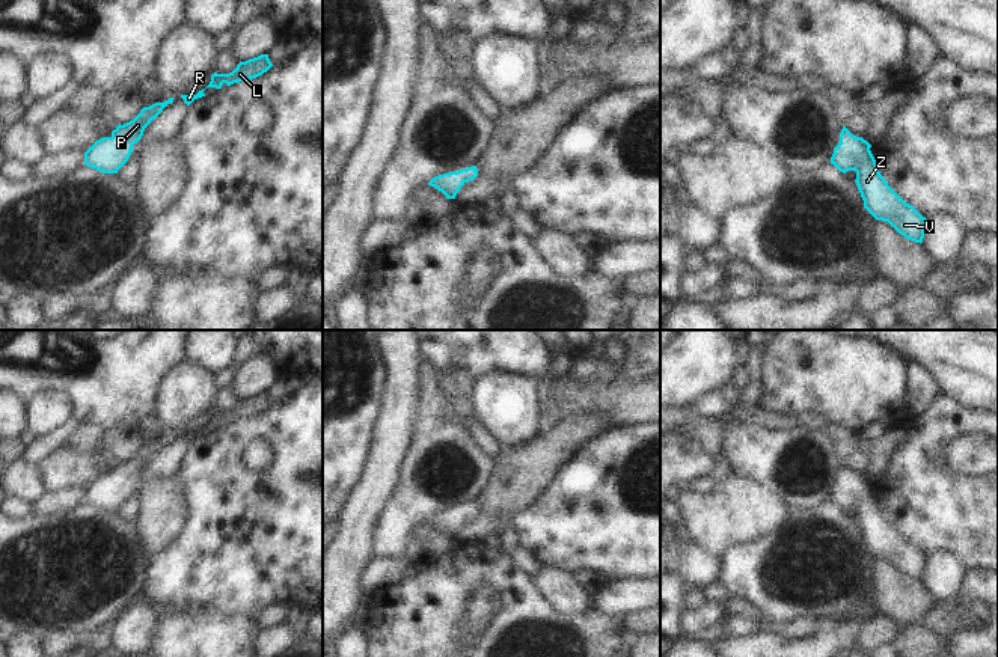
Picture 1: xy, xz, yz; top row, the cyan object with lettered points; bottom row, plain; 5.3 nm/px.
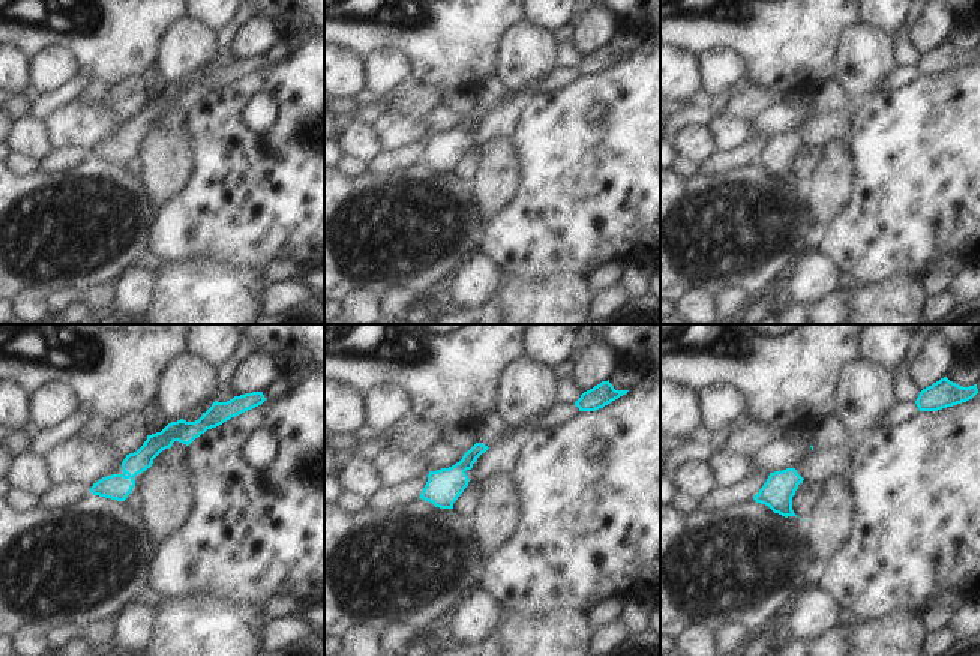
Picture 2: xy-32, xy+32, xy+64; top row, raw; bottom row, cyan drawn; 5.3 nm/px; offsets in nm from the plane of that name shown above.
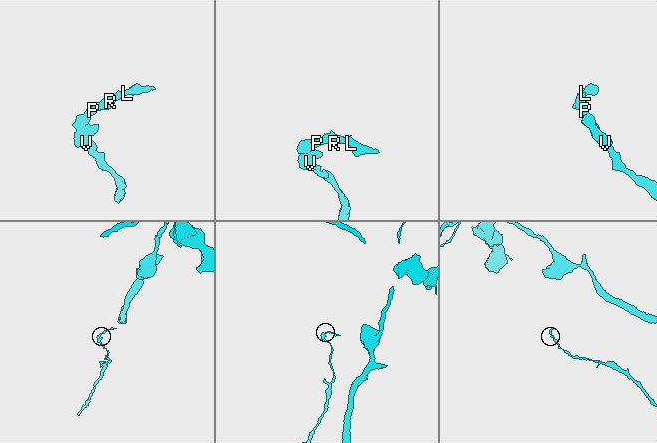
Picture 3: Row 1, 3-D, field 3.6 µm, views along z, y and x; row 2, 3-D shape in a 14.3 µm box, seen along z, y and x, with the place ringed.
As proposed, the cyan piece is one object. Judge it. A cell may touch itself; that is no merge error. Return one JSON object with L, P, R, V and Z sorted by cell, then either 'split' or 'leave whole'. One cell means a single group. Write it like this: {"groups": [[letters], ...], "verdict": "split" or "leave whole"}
{"groups": [["L", "P", "R", "V", "Z"]], "verdict": "leave whole"}

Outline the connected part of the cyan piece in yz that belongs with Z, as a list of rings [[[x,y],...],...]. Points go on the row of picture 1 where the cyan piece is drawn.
[[[843,127],[831,164],[843,173],[856,172],[855,182],[864,200],[864,208],[876,220],[888,222],[900,235],[921,244],[927,218],[888,185],[870,148],[871,145],[867,140],[853,136]]]

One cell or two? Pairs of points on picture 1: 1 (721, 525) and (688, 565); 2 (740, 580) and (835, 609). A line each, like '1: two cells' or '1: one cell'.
1: two cells
2: one cell

